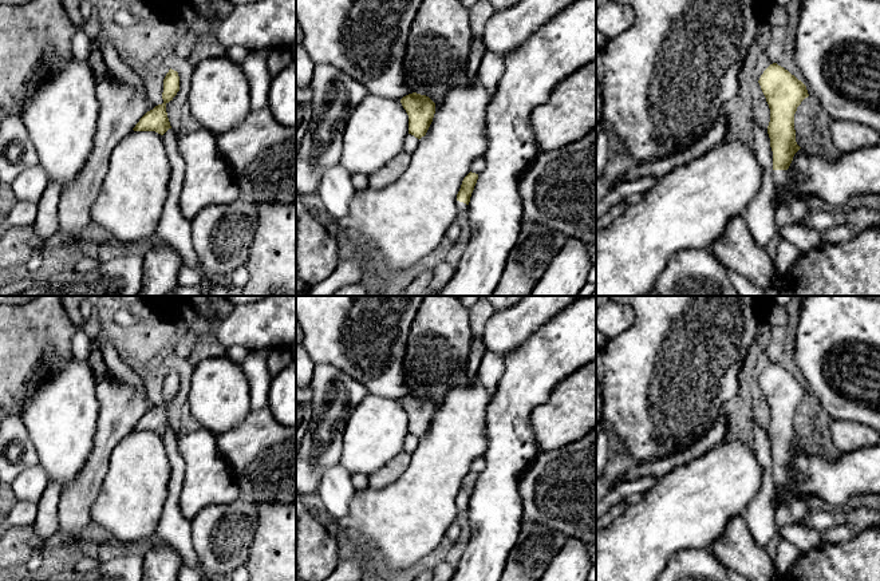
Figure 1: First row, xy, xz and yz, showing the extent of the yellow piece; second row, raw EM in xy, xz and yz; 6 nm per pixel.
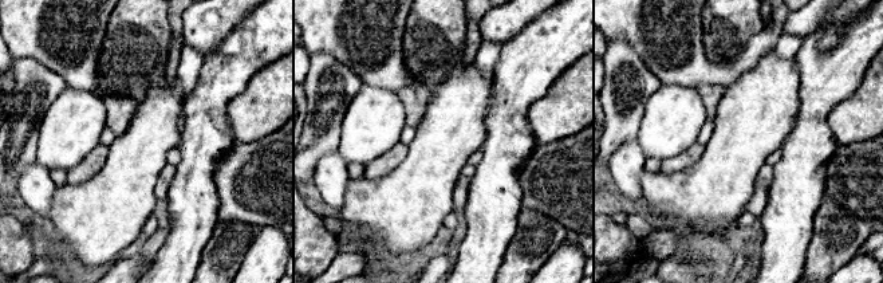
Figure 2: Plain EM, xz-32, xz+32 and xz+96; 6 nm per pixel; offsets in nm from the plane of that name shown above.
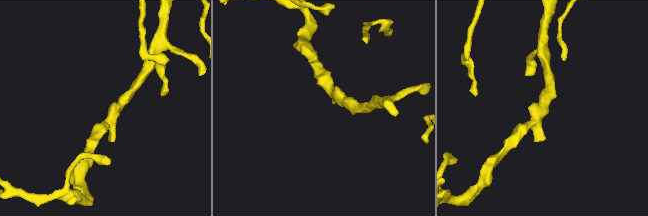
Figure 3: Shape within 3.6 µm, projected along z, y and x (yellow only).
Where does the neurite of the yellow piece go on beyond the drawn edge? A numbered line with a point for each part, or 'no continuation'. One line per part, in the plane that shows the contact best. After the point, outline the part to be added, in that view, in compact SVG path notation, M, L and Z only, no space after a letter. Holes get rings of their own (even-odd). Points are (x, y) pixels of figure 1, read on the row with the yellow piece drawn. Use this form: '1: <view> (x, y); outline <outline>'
1: yz (781, 178); outline M773 170L773 181L781 191L788 191L790 189L790 171Z

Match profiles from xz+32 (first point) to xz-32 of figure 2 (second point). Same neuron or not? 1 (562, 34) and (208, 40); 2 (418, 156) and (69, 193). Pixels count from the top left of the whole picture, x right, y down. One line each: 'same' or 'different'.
1: different
2: same

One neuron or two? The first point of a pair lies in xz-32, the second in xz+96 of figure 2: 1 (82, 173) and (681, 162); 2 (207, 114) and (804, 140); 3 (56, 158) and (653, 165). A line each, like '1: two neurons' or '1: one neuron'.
1: one neuron
2: one neuron
3: two neurons

